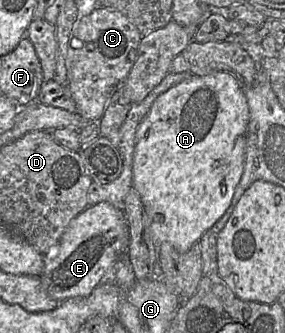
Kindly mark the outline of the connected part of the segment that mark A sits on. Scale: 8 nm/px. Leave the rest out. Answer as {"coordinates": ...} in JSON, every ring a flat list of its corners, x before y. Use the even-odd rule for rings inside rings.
{"coordinates":[[224,71,214,72,205,76,192,75,156,98,136,130,132,174,132,187,141,198,148,218,148,229,156,246,159,246,163,242,169,242,179,252,187,252,195,243,199,243,202,235,210,230,227,211,244,171,246,131,249,117,250,112,245,96,245,86,235,76]]}

